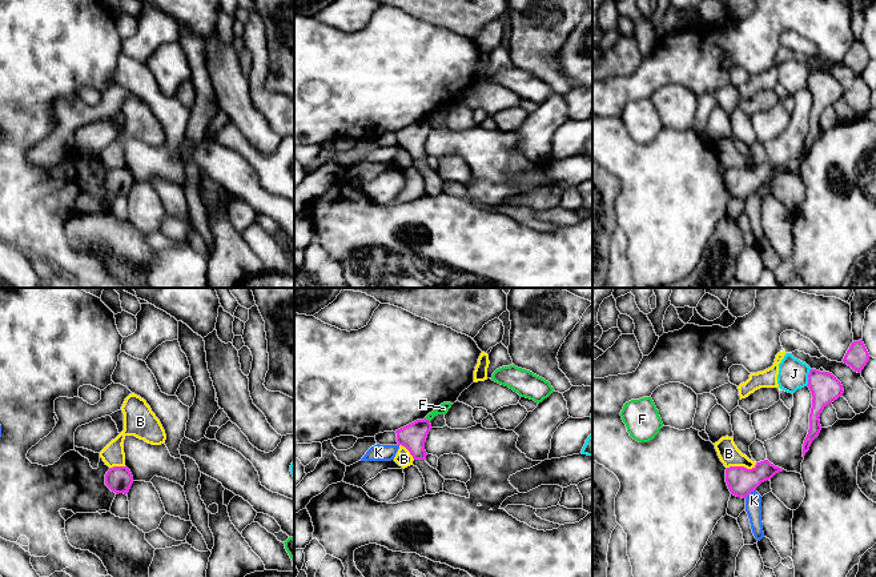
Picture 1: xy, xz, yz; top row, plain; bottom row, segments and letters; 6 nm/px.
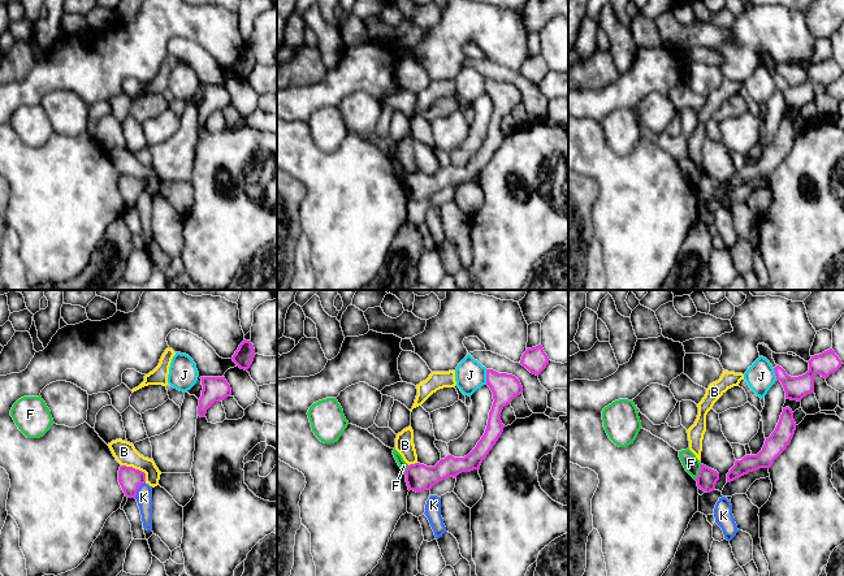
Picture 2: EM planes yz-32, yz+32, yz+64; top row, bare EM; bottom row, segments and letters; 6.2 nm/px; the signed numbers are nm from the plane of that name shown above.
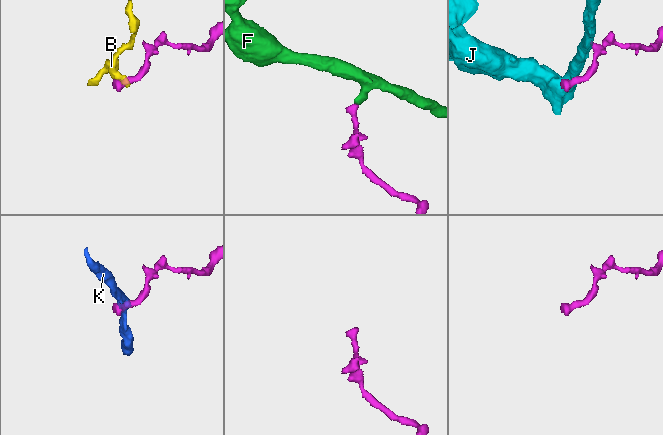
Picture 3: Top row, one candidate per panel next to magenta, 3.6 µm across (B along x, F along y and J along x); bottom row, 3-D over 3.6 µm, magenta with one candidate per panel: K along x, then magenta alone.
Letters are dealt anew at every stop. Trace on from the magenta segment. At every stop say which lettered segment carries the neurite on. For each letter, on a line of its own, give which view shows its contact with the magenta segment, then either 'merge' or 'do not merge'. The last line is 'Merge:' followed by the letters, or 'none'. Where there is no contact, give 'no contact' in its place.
B: yz | do not merge
F: xz | do not merge
J: yz | do not merge
K: yz | do not merge
Merge: none

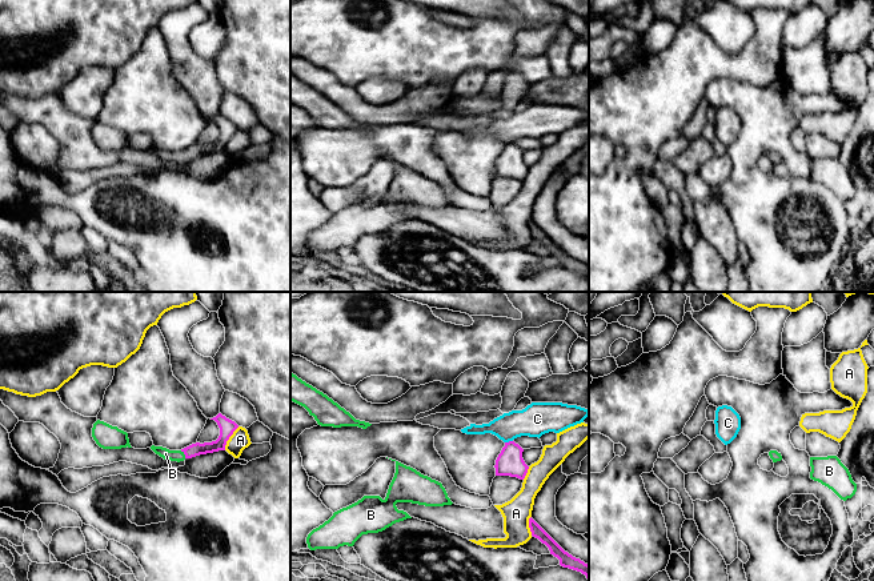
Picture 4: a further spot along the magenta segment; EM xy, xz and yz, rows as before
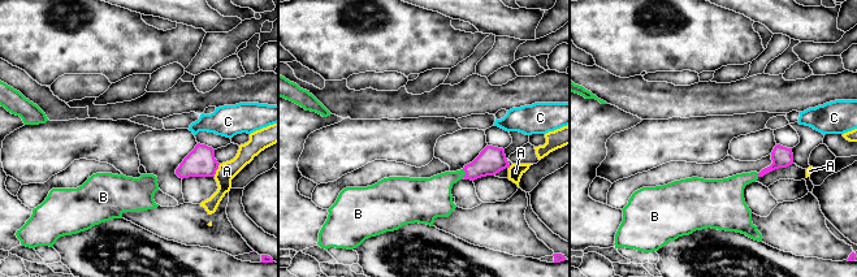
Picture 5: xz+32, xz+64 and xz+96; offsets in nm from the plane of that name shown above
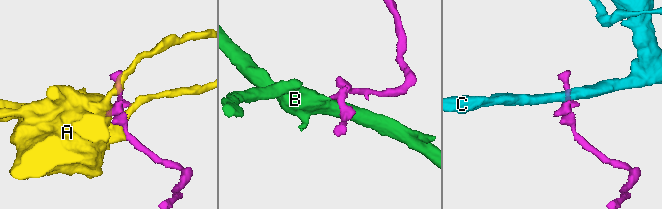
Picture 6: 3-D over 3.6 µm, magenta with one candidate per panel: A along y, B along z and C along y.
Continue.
A: xy | do not merge
B: xy | merge
C: xz | do not merge
Merge: B

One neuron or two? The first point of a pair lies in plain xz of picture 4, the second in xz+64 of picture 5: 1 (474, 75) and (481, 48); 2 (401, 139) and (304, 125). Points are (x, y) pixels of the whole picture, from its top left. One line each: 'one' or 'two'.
1: one
2: two

